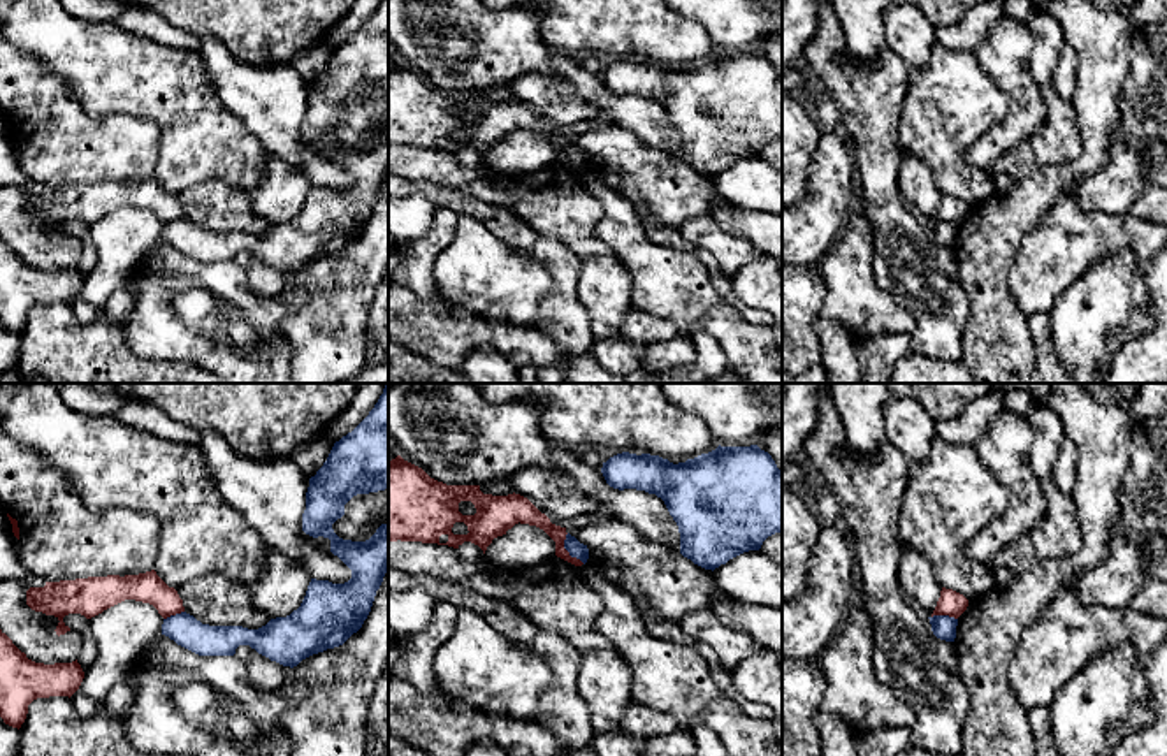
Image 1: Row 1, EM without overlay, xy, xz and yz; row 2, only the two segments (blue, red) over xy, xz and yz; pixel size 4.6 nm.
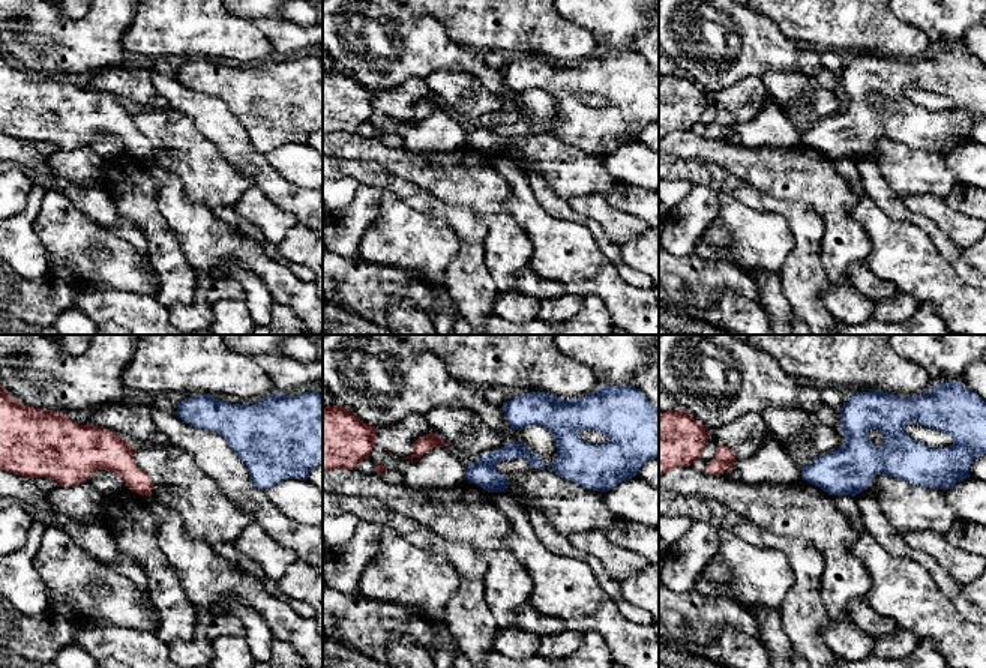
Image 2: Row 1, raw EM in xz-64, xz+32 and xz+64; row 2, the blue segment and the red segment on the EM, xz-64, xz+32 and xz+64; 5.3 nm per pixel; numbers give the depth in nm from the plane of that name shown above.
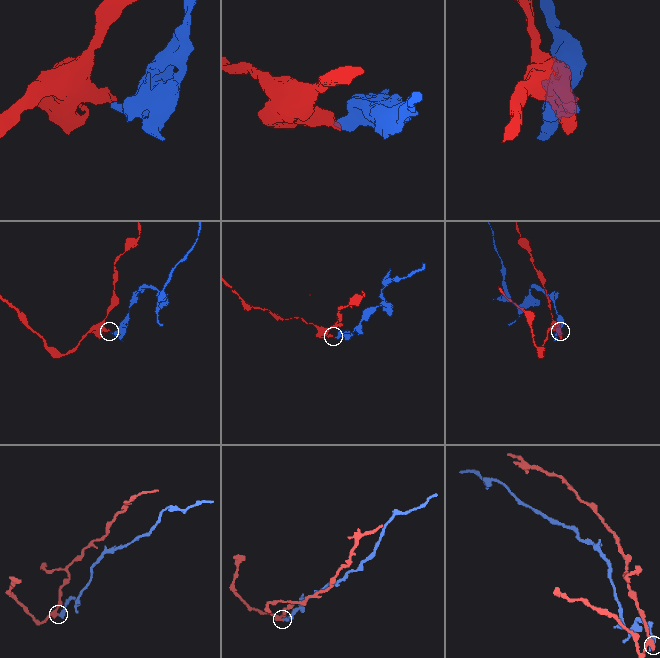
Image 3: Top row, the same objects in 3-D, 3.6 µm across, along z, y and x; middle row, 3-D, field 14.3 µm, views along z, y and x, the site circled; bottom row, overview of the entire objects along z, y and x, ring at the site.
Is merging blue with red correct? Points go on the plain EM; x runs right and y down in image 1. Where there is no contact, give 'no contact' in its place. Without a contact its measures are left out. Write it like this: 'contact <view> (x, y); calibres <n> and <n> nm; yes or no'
contact xz (566, 155); calibres 70 and 100 nm; no

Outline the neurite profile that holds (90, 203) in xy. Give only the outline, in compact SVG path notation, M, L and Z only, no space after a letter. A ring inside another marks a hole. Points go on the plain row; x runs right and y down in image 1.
M155 176L125 183L107 181L46 188L44 193L26 197L26 211L32 216L54 222L60 227L54 236L58 243L70 237L63 229L65 222L81 220L91 225L125 206L149 209L163 225L185 218L178 197L169 193Z

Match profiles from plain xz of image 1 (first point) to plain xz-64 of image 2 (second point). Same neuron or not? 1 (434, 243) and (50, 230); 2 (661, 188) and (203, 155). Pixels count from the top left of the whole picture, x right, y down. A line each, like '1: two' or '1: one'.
1: two
2: one

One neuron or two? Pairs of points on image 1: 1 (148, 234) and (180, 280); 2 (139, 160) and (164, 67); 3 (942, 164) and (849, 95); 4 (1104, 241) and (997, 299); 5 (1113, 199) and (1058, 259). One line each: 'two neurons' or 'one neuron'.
1: two neurons
2: two neurons
3: two neurons
4: two neurons
5: two neurons

